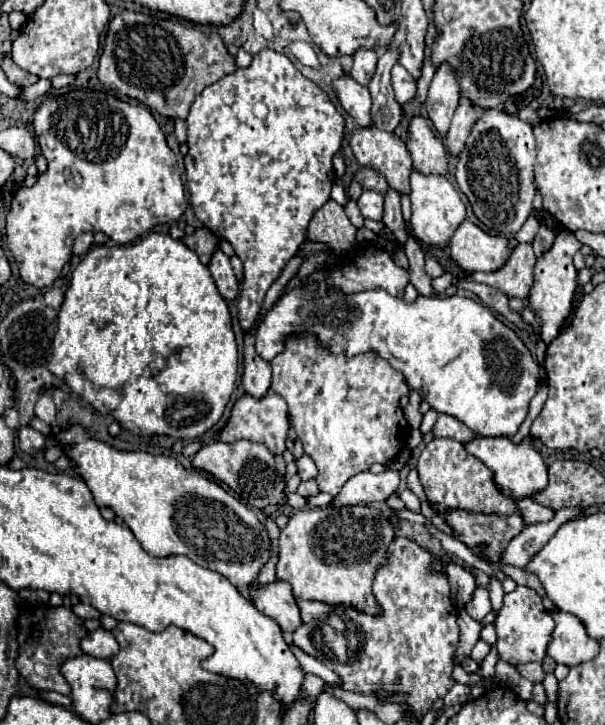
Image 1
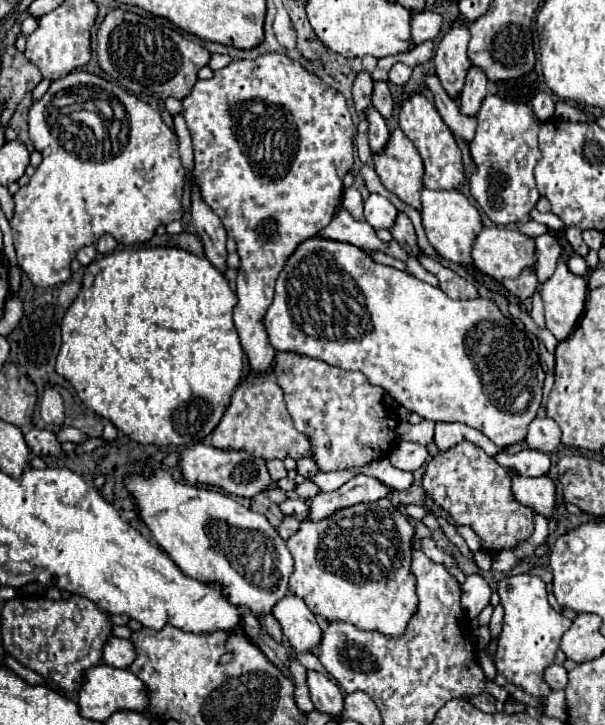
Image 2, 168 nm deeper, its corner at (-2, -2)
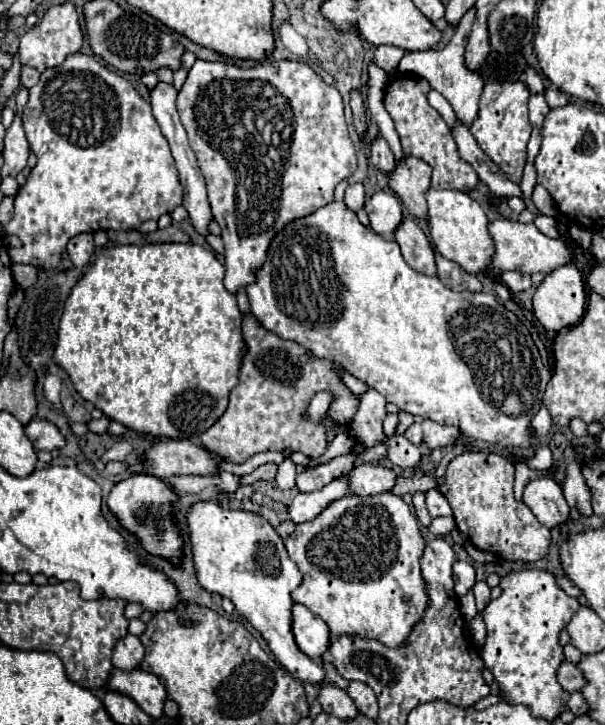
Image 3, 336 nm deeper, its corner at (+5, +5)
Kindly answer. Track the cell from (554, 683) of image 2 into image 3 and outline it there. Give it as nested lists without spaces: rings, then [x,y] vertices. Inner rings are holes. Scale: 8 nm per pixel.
[[[564,661],[558,669],[558,683],[568,691],[568,693],[574,693],[574,691],[580,691],[586,683],[582,671],[578,669],[578,665],[574,663],[568,663]]]

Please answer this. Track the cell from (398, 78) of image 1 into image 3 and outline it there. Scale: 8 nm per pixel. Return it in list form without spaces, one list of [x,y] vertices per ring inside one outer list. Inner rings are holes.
[[[380,45],[380,47],[376,47],[374,63],[376,63],[380,69],[384,69],[388,75],[392,75],[392,73],[396,73],[402,55],[404,55],[404,49],[400,49],[400,47]]]

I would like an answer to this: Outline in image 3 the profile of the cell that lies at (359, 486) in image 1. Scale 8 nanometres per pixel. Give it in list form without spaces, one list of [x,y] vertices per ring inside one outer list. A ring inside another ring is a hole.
[[[334,479],[334,481],[330,481],[328,485],[324,485],[322,489],[314,491],[314,493],[298,493],[294,497],[292,505],[288,507],[288,517],[296,525],[312,521],[332,501],[344,497],[346,493],[348,493],[348,481],[346,479]]]

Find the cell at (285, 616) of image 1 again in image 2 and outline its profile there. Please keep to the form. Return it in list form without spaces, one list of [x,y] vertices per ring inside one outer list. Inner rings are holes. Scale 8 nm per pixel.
[[[285,594],[275,606],[273,616],[283,630],[283,638],[297,650],[309,652],[317,648],[321,640],[321,628],[313,612],[305,606],[305,602],[295,594]]]

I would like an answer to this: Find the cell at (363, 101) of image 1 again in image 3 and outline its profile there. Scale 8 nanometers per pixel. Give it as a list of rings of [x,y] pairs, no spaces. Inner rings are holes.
[[[376,137],[376,139],[372,141],[372,145],[370,145],[370,163],[372,163],[378,171],[382,171],[382,173],[394,171],[396,159],[394,159],[394,155],[392,155],[386,139]]]

